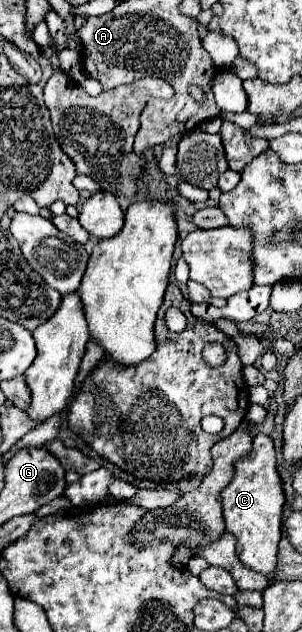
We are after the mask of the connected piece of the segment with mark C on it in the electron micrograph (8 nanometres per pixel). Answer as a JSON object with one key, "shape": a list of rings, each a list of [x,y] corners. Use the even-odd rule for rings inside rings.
{"shape":[[[257,434],[253,438],[253,450],[235,464],[235,476],[229,482],[229,486],[221,492],[221,498],[227,530],[237,538],[237,556],[247,568],[267,576],[267,582],[271,584],[275,580],[277,570],[285,492],[281,476],[277,472],[275,446],[267,434]]]}

